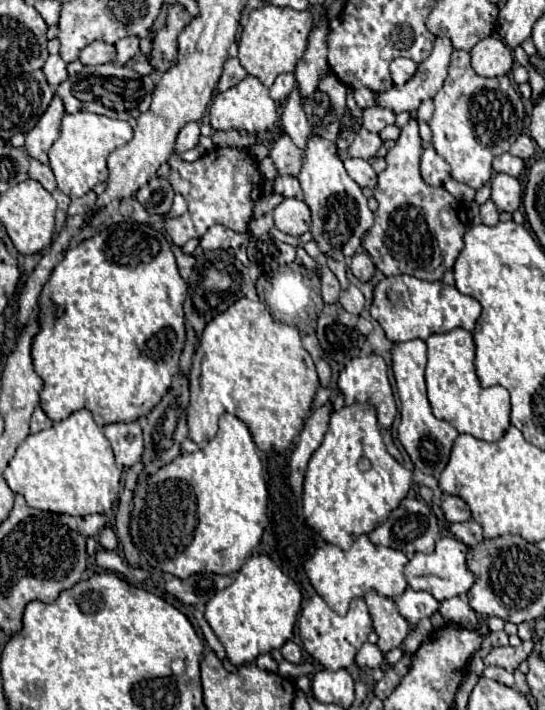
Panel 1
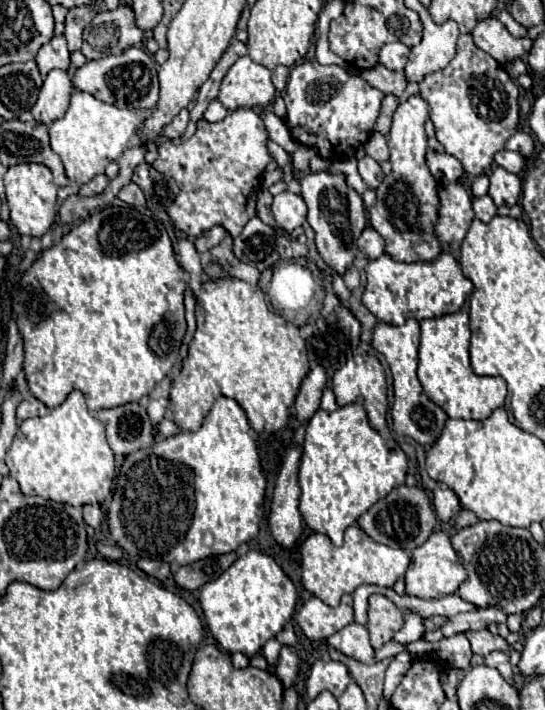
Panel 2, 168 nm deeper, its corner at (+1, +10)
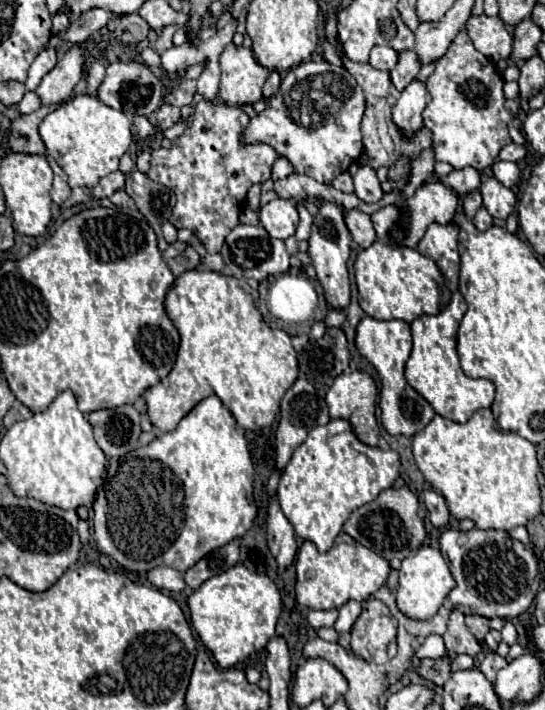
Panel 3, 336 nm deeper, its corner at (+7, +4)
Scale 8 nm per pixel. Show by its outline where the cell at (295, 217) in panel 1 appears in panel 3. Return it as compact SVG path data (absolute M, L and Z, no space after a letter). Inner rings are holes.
M276 198L264 204L258 212L258 218L260 218L260 224L266 228L266 232L272 238L280 238L280 240L286 240L288 236L292 236L298 226L298 210L292 200Z

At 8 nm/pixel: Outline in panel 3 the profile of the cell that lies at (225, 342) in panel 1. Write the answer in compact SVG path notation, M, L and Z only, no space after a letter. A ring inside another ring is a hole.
M194 268L184 270L174 280L170 290L166 292L164 306L168 318L180 332L180 348L172 372L144 392L146 414L150 422L160 432L170 432L200 400L216 394L242 428L260 430L270 426L280 410L284 392L294 384L298 376L298 360L296 350L290 344L290 336L284 330L270 328L264 322L262 312L258 310L258 290L250 288L246 280L238 280L234 276L224 276L220 272L204 268Z

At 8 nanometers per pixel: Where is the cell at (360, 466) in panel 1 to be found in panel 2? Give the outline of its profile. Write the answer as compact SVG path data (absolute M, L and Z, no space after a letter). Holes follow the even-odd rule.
M352 402L336 408L334 412L318 410L308 420L308 428L306 428L304 452L302 452L300 474L298 474L298 484L302 490L298 510L304 522L308 524L308 528L312 528L314 532L326 534L336 546L340 546L346 528L352 526L360 518L360 514L364 514L370 506L374 506L378 500L388 496L388 492L392 492L396 486L404 484L406 470L408 470L406 454L394 440L380 438L380 434L370 426L368 414L362 404Z

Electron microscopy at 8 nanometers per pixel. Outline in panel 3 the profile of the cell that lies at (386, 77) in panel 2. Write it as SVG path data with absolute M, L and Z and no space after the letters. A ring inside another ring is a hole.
M404 50L398 54L398 64L392 70L392 82L398 90L404 90L420 72L422 64L418 62L418 56L414 54L414 50Z

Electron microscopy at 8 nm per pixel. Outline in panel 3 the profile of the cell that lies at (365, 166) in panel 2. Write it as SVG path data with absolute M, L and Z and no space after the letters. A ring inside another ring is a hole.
M360 166L354 174L354 194L364 202L378 202L382 198L382 186L376 172L370 166Z

